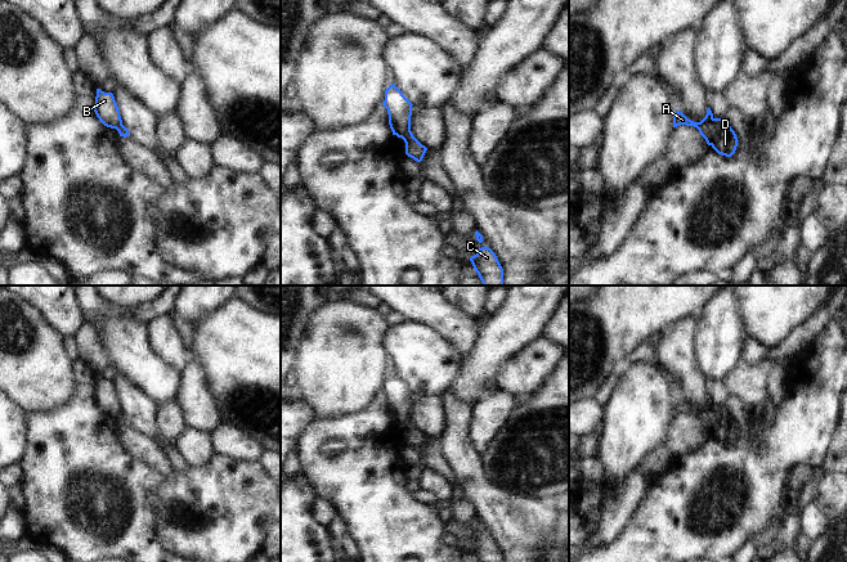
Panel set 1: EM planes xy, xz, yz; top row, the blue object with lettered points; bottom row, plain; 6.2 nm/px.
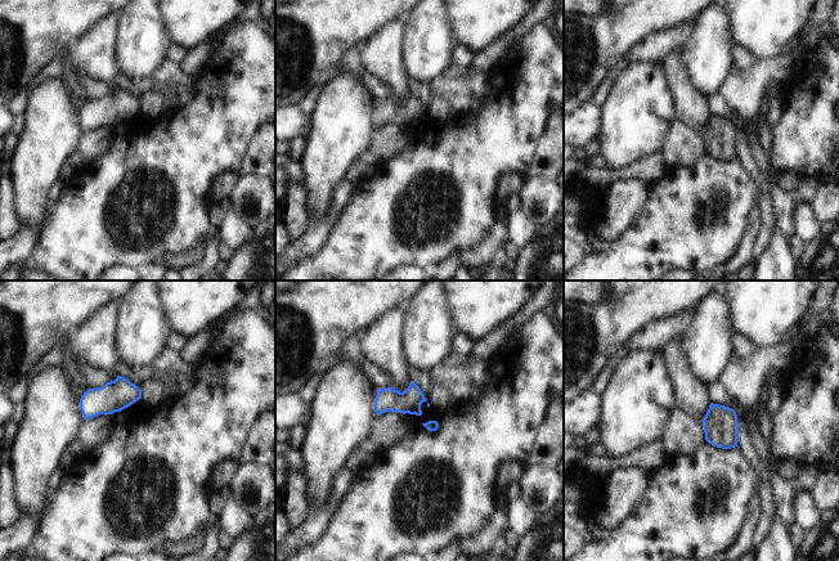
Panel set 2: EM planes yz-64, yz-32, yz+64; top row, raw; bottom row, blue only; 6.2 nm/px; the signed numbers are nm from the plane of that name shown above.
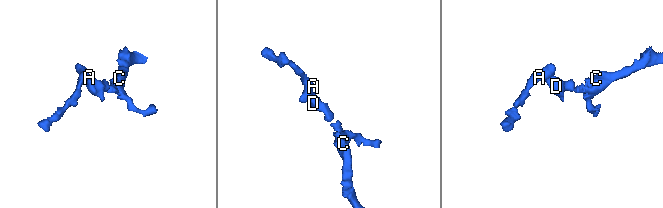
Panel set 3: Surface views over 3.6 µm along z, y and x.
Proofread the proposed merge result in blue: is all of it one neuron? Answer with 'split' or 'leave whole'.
split

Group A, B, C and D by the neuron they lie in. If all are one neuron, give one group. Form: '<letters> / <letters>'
A B / C D

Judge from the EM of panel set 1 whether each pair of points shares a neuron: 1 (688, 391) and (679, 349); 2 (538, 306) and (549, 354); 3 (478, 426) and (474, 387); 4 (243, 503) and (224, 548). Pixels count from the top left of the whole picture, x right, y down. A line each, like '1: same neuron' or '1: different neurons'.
1: same neuron
2: different neurons
3: different neurons
4: same neuron

